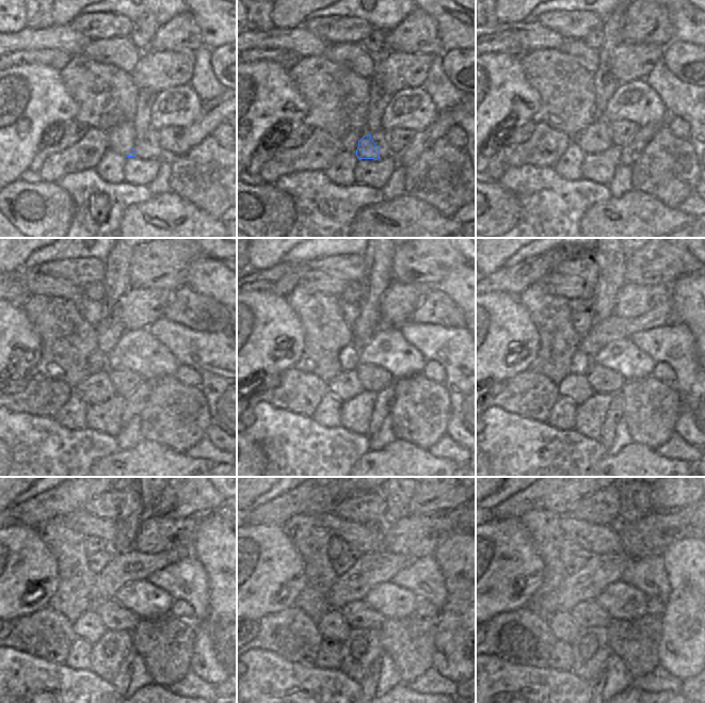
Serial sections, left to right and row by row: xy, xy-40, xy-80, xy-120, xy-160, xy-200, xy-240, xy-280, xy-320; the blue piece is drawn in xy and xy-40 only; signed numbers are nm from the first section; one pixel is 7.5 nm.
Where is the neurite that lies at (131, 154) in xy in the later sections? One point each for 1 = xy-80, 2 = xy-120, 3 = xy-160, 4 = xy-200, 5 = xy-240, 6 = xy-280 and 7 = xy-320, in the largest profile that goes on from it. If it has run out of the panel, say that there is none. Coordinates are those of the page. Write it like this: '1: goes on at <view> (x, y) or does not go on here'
1: goes on at xy-80 (597, 138)
2: goes on at xy-120 (125, 381)
3: goes on at xy-160 (365, 379)
4: goes on at xy-200 (603, 380)
5: goes on at xy-240 (115, 617)
6: goes on at xy-280 (356, 614)
7: goes on at xy-320 (587, 613)

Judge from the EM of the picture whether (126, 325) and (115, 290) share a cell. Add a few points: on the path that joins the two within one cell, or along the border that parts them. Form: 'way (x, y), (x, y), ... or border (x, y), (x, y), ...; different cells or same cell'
way (123, 317), (122, 299); same cell

